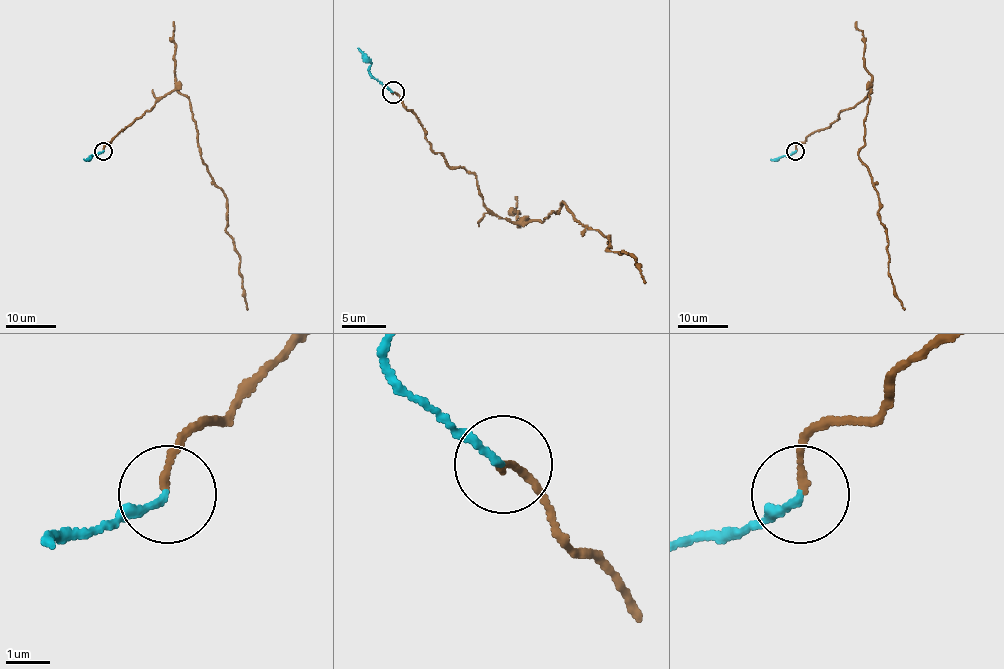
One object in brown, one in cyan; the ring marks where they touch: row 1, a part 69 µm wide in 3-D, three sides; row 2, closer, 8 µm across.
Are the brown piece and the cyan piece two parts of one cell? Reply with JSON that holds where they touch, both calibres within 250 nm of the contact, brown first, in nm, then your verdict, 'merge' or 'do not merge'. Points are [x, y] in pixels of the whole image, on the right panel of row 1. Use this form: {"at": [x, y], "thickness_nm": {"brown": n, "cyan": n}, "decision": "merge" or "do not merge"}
{"at": [795, 151], "thickness_nm": {"brown": 150, "cyan": 150}, "decision": "merge"}

